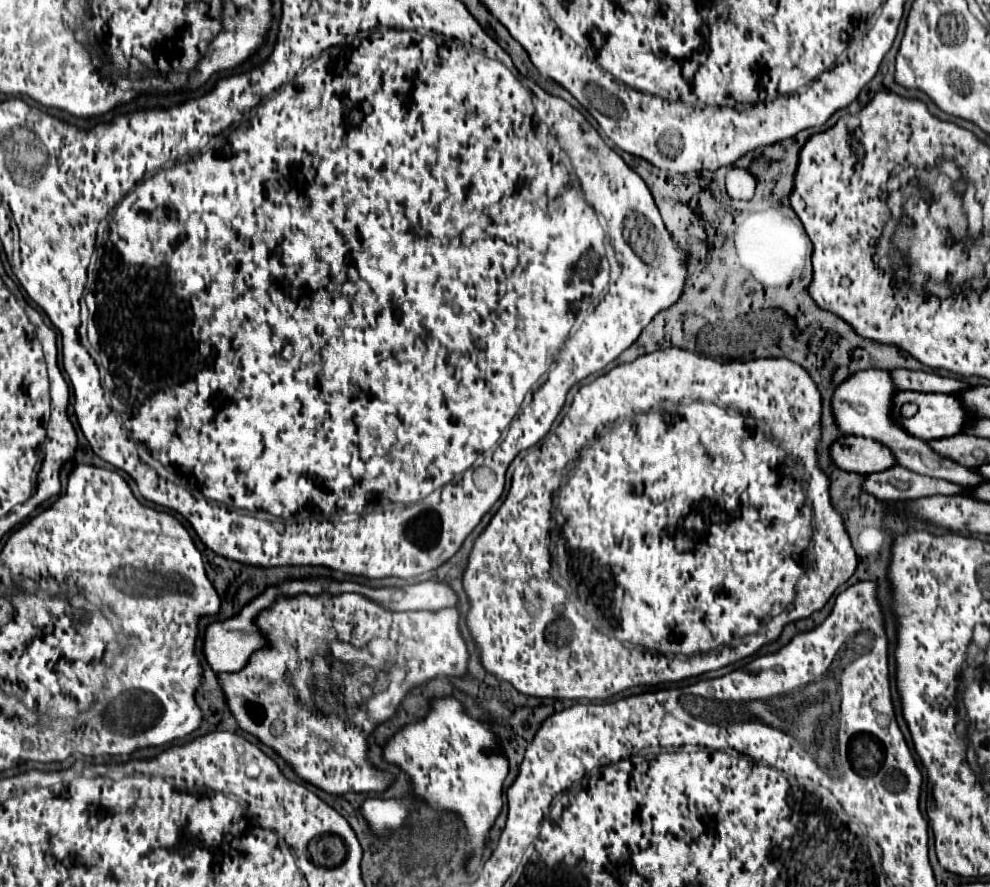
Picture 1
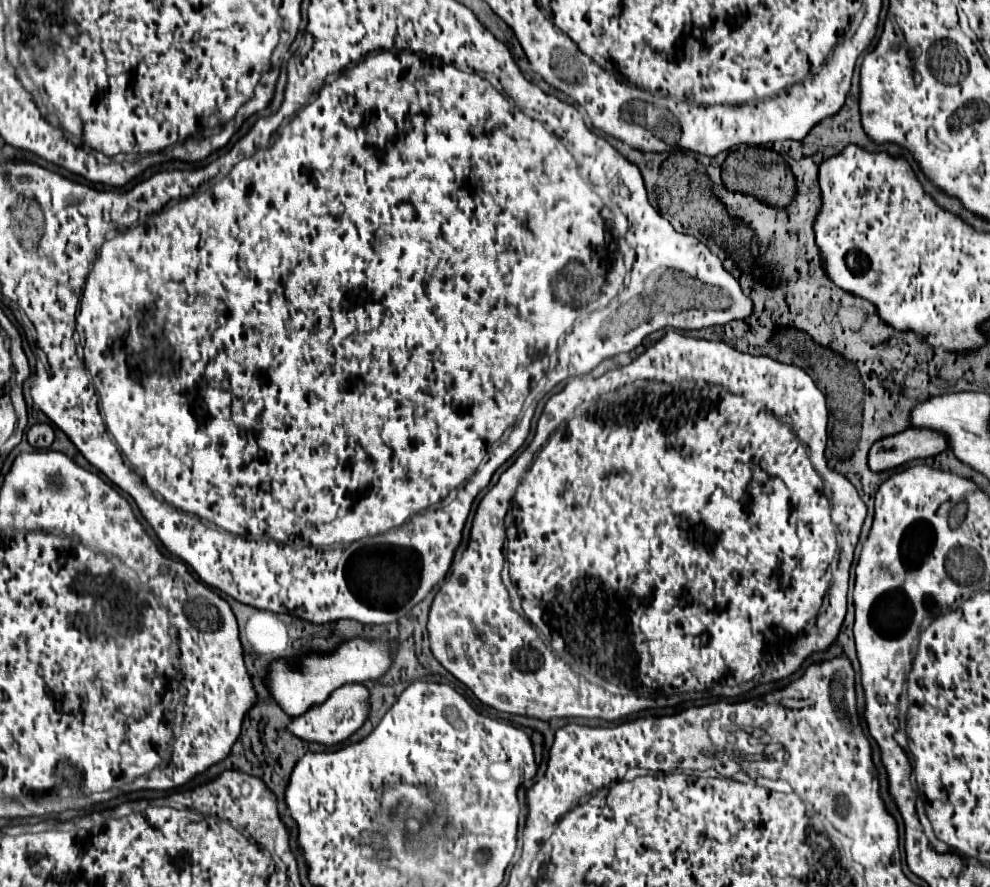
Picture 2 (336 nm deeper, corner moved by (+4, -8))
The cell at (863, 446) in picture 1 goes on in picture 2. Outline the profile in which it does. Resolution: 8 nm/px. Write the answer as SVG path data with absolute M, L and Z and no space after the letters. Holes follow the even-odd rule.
M909 428L889 438L877 440L869 450L869 468L873 472L893 470L913 460L937 456L945 448L947 442L939 432Z

